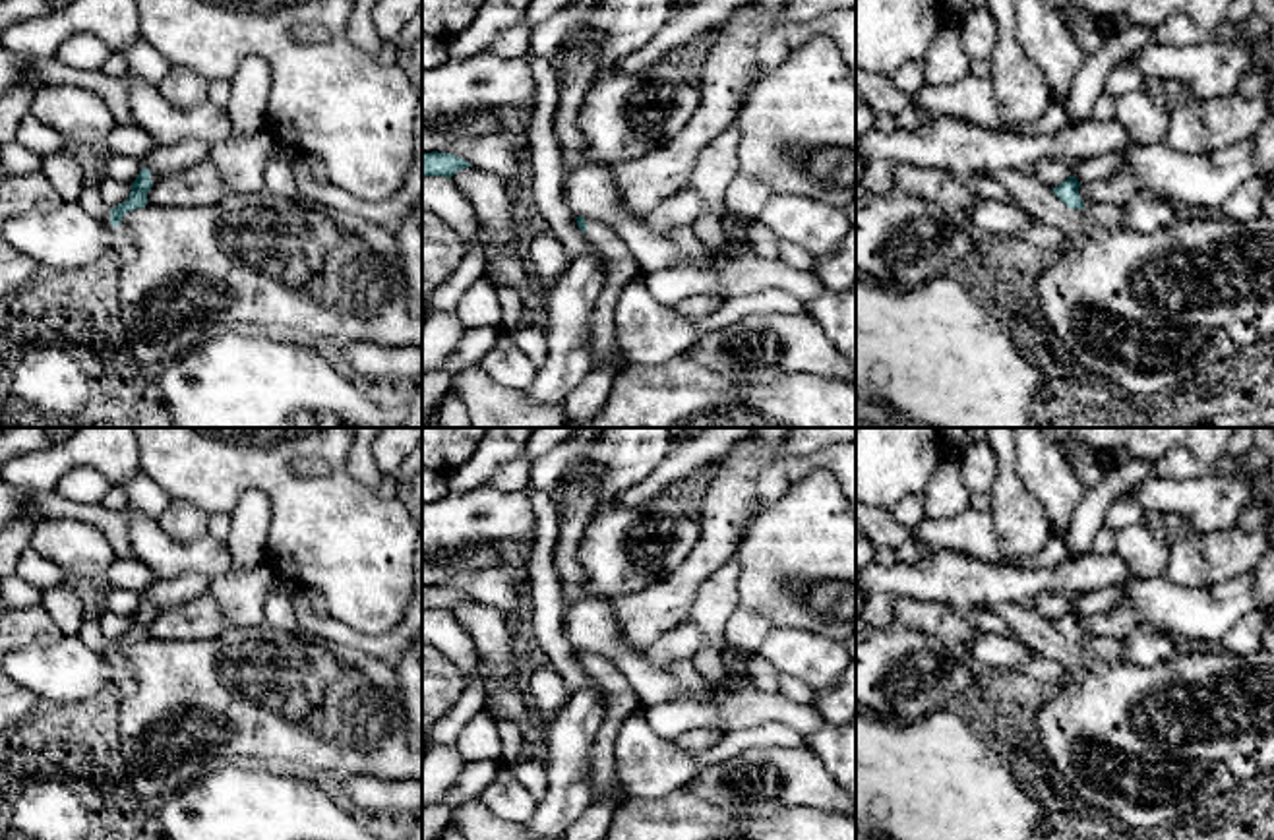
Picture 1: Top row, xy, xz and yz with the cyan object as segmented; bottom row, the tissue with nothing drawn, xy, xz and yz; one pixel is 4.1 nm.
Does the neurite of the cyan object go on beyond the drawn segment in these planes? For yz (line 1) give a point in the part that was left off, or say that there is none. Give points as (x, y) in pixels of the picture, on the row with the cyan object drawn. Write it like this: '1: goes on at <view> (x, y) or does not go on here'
1: does not go on here

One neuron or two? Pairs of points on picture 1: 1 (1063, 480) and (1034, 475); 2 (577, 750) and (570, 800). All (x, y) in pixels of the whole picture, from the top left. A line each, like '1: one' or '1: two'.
1: one
2: one

